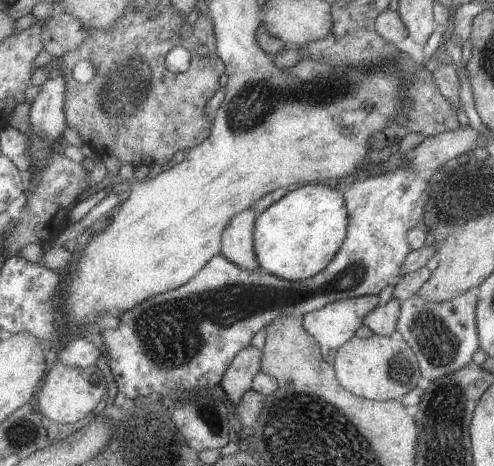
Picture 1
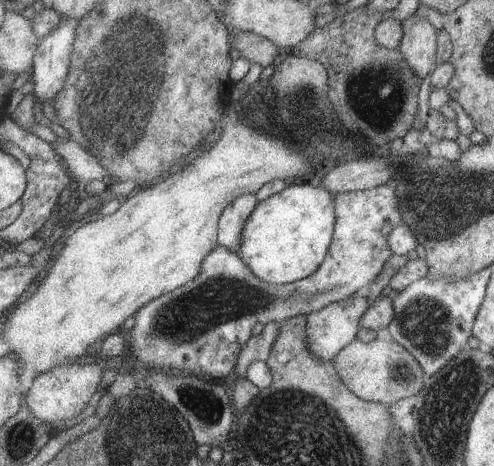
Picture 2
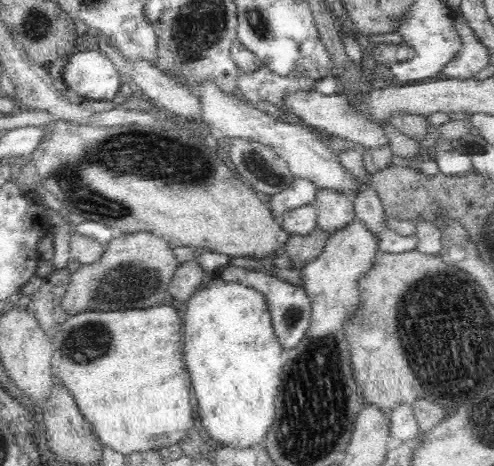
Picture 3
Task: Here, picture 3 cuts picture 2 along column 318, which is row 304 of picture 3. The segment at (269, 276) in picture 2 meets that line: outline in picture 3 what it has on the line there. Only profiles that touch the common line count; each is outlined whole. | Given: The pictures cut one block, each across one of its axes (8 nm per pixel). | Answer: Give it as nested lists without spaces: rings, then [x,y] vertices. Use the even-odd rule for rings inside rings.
[[[220,272],[204,276],[198,290],[186,302],[184,360],[198,398],[198,416],[202,418],[208,434],[218,442],[230,442],[238,446],[262,444],[268,428],[274,424],[276,396],[288,360],[286,348],[276,334],[272,304],[268,302],[264,292],[240,280],[228,280]]]

